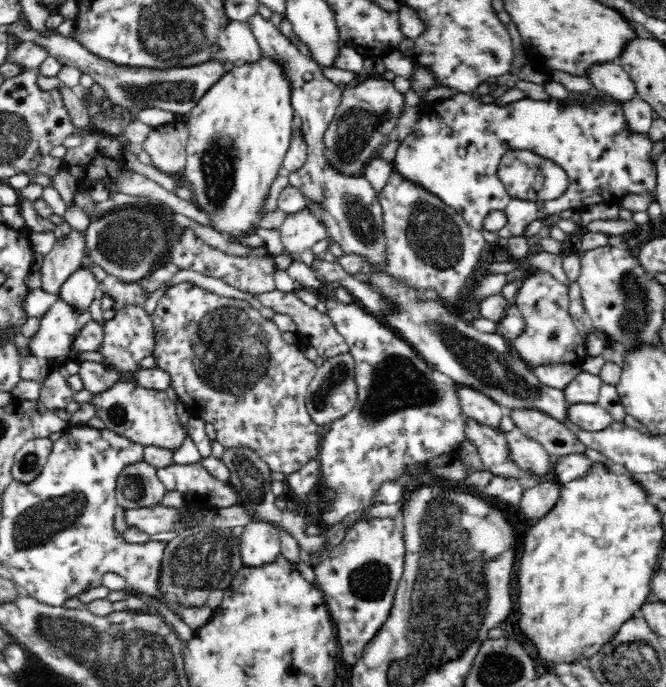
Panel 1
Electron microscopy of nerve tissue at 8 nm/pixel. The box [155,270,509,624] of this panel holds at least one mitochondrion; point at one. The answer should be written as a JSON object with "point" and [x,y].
{"point":[229,347]}

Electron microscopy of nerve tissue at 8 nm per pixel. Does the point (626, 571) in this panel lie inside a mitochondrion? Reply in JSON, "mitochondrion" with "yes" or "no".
{"mitochondrion":"no"}

